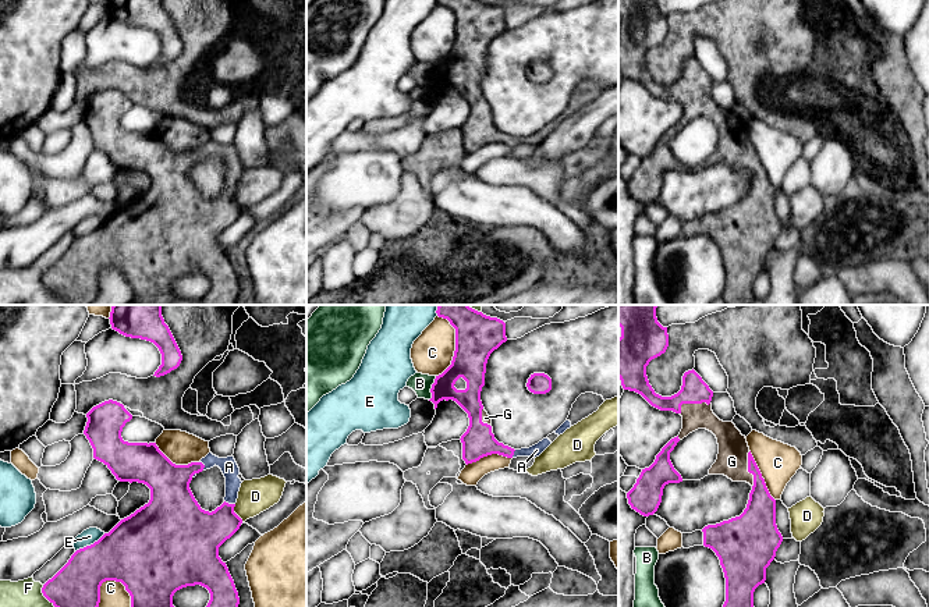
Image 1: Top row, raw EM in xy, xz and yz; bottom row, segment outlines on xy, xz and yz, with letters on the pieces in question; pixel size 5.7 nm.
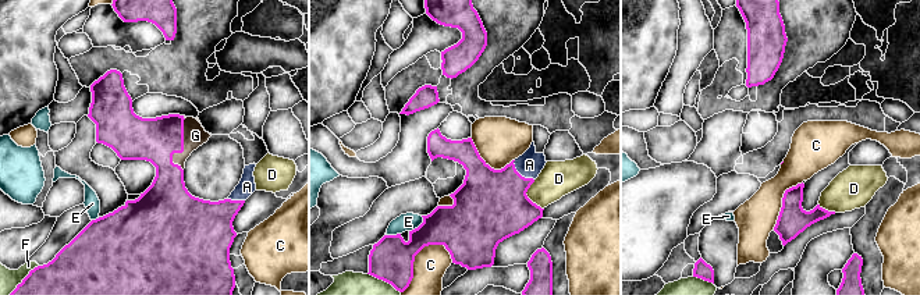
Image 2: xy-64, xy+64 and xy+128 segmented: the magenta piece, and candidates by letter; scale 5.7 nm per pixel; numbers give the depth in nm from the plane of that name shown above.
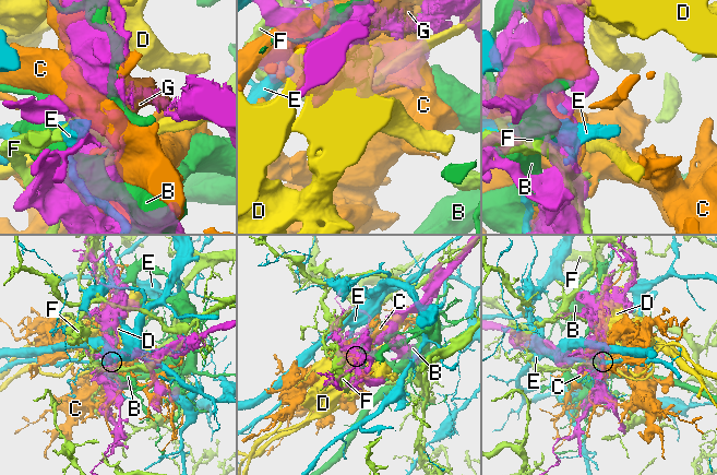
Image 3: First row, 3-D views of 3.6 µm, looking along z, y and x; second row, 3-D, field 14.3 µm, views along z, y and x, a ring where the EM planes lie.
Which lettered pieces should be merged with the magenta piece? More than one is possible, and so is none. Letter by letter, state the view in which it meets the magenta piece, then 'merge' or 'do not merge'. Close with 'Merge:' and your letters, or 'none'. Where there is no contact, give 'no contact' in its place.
A: meets magenta in xy; merge
B: meets magenta in xz; do not merge
C: meets magenta in xz; do not merge
D: meets magenta in xy; do not merge
E: meets magenta in xy; do not merge
F: meets magenta in xy; do not merge
G: meets magenta in yz; merge
Merge: A, G

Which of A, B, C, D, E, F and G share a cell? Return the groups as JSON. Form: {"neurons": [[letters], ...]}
{"neurons": [["A", "G"], ["B"], ["C"], ["D"], ["E"], ["F"]]}

